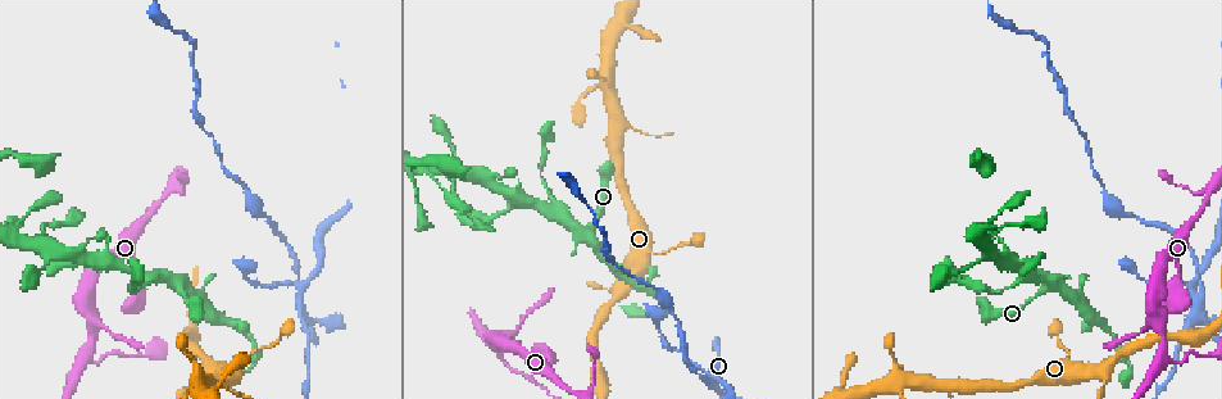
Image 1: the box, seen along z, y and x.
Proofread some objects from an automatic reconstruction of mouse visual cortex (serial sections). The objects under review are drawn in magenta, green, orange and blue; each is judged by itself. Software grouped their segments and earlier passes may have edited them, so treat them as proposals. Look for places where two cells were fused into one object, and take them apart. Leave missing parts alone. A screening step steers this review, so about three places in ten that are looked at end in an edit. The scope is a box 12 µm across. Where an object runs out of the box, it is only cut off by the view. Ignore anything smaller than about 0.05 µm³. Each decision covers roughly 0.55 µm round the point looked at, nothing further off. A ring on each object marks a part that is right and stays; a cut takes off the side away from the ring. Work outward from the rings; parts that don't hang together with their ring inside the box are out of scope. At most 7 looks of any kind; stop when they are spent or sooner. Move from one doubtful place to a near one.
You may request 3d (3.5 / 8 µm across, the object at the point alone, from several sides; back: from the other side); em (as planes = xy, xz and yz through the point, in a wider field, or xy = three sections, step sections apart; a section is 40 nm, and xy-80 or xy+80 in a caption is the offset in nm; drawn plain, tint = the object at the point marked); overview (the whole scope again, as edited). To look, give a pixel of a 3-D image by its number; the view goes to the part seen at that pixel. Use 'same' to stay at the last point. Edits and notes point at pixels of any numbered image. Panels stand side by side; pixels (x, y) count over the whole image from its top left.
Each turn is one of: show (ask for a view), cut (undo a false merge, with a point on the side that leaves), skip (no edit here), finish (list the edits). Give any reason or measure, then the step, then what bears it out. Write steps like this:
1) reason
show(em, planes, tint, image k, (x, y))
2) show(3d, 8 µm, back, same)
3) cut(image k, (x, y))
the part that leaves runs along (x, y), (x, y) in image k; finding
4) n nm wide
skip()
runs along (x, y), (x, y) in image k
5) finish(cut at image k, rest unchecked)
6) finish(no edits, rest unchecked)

a fork
show(3d, 8 µm, image 1, (620, 293))

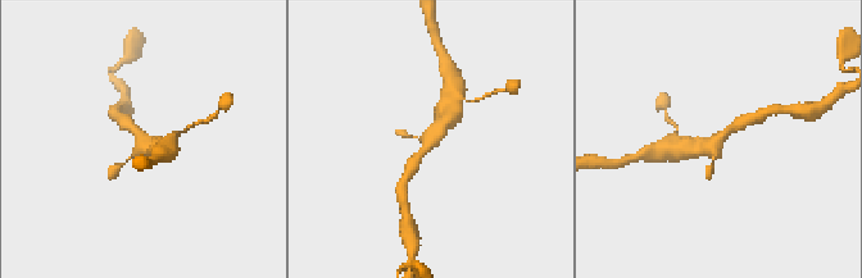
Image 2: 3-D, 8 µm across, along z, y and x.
now the EM
show(em, xy, step 5, tint, image 2, (144, 140))

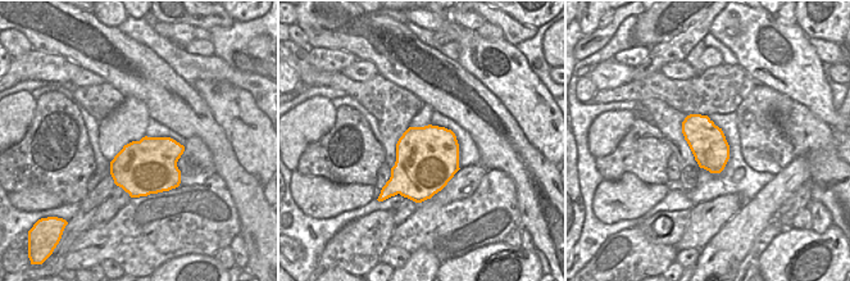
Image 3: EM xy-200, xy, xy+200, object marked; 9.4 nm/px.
skip()
runs along (452, 106), (416, 162) in image 2; continuous, no second cell

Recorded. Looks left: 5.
abrupt turn
show(3d, 8 µm, back, image 1, (1197, 298))

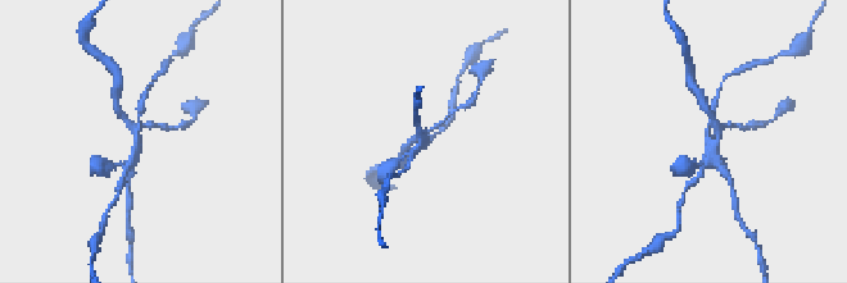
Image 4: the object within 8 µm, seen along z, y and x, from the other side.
show(3d, 3.5 µm, image 4, (713, 141))

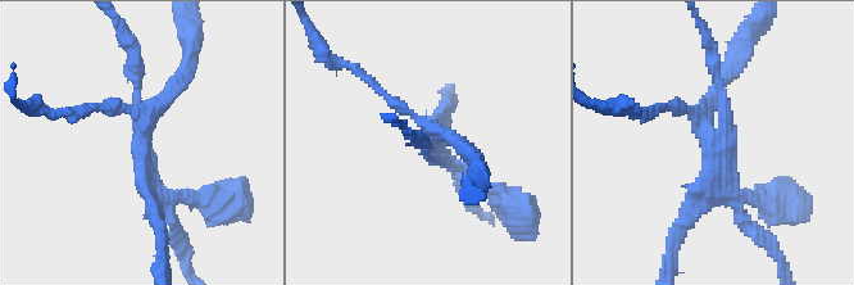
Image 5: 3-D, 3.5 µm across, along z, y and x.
4 arms; arms of 150, 150, 200, 200 nm
show(em, planes, tint, image 5, (137, 142))

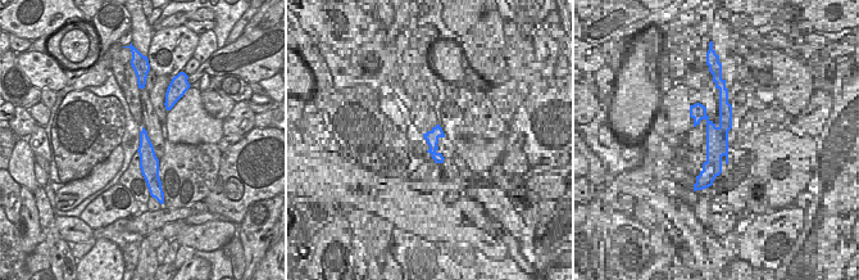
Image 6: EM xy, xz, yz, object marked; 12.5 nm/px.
220 nm wide
cut(image 5, (204, 204))
the part that leaves runs along (720, 131), (722, 87), (707, 36) in image 5; two cells meet here

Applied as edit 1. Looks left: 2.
finish(cut at image 5, rest unchecked)

